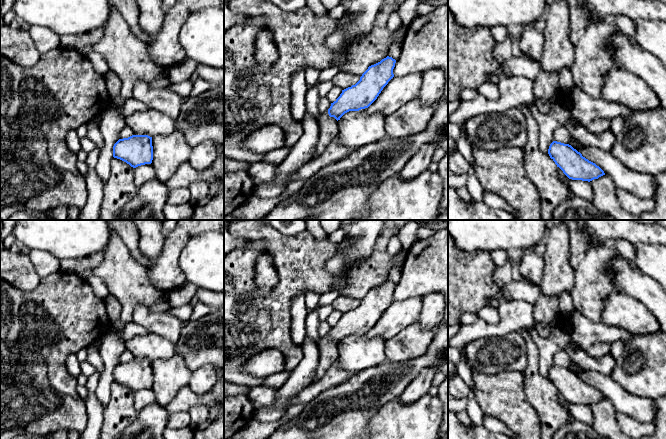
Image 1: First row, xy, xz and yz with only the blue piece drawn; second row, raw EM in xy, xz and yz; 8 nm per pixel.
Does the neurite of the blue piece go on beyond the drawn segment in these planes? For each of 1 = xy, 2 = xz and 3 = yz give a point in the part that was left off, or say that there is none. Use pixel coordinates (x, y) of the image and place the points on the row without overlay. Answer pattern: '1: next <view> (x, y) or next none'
1: next none
2: next none
3: next none

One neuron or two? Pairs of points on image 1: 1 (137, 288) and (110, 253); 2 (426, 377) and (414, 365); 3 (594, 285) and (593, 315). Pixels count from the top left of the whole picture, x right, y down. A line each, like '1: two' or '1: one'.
1: one
2: two
3: one

